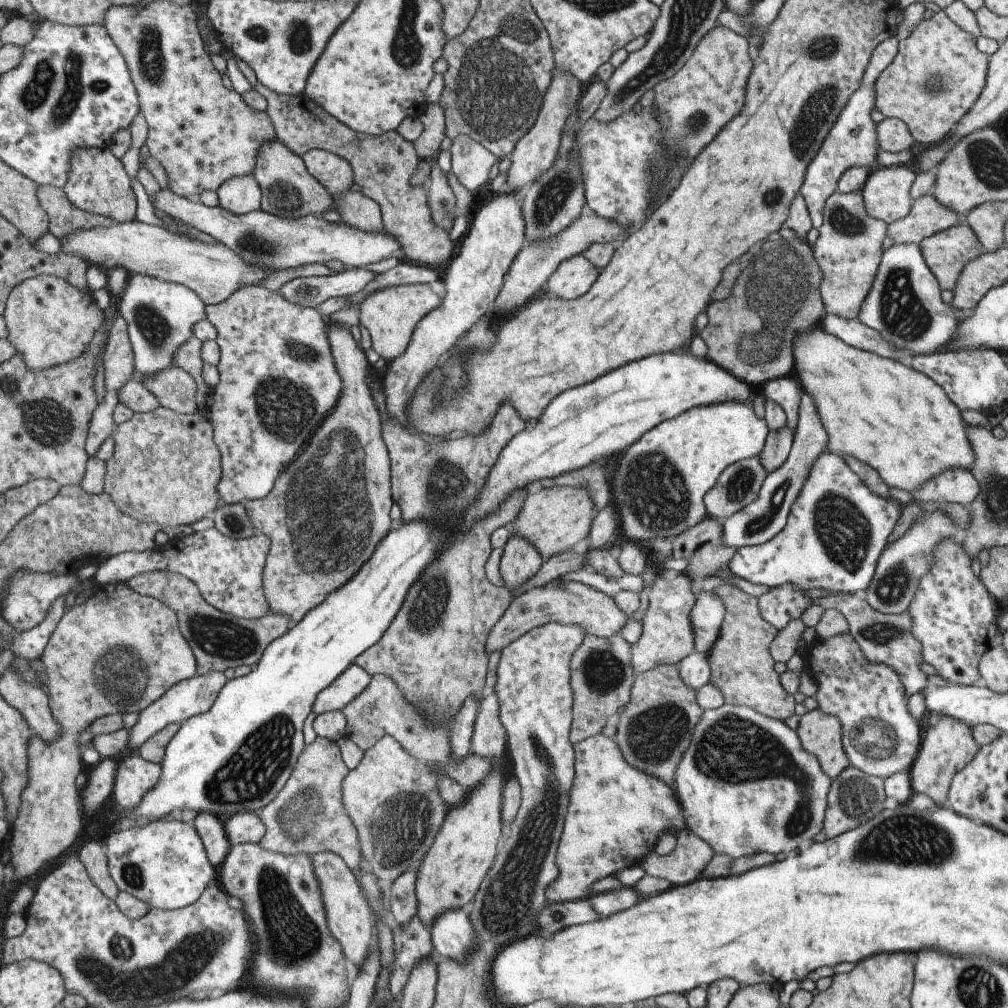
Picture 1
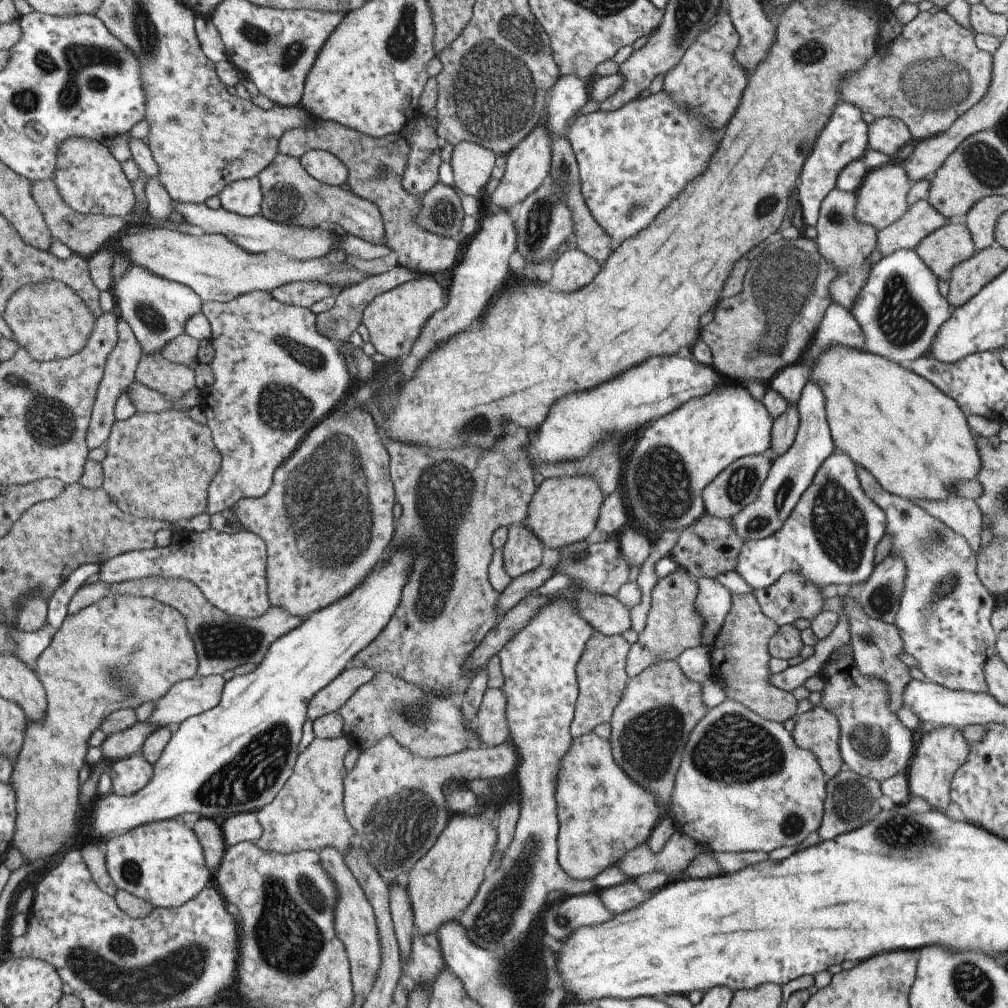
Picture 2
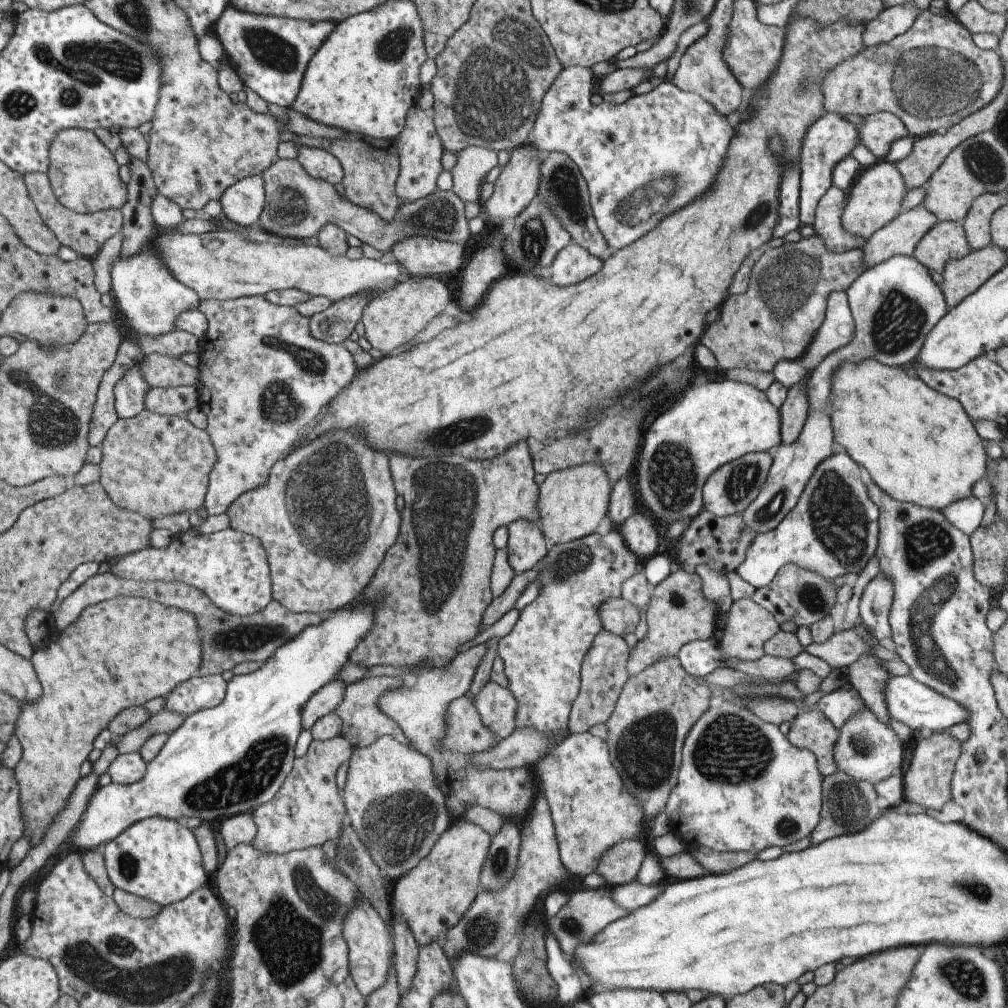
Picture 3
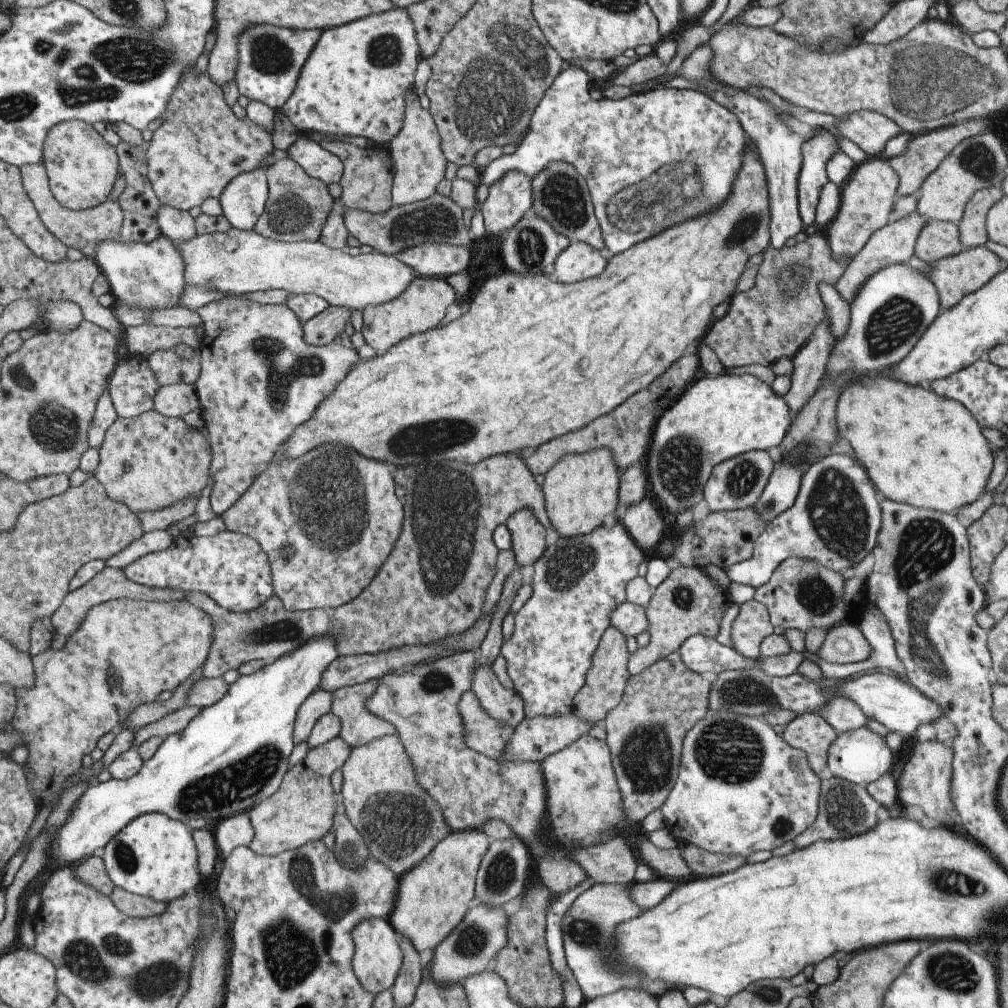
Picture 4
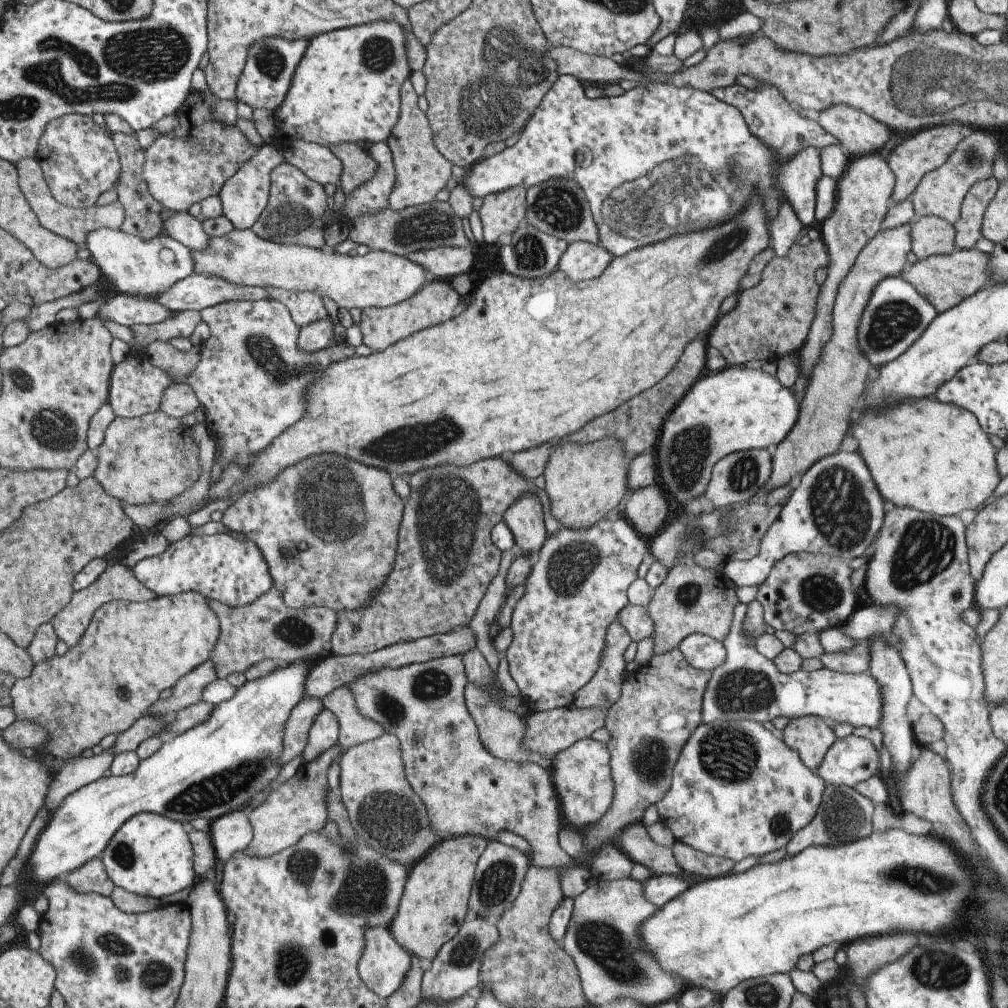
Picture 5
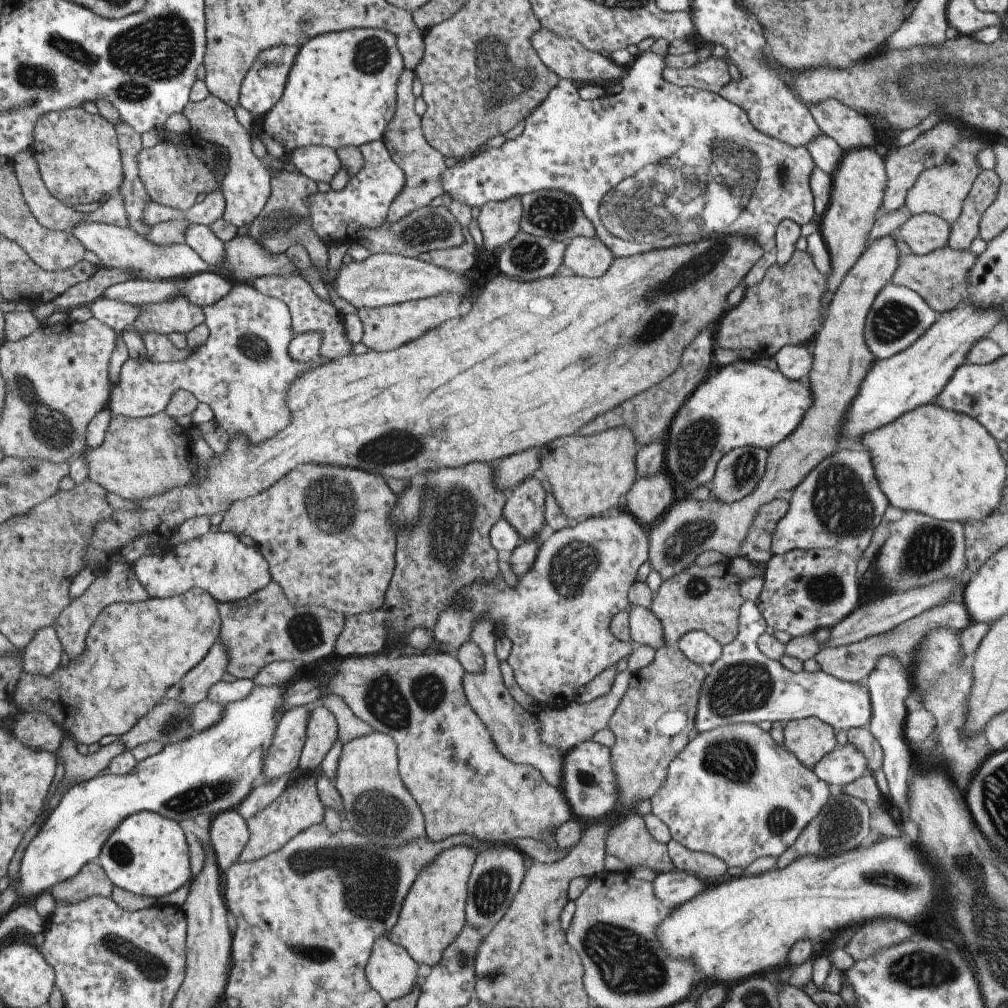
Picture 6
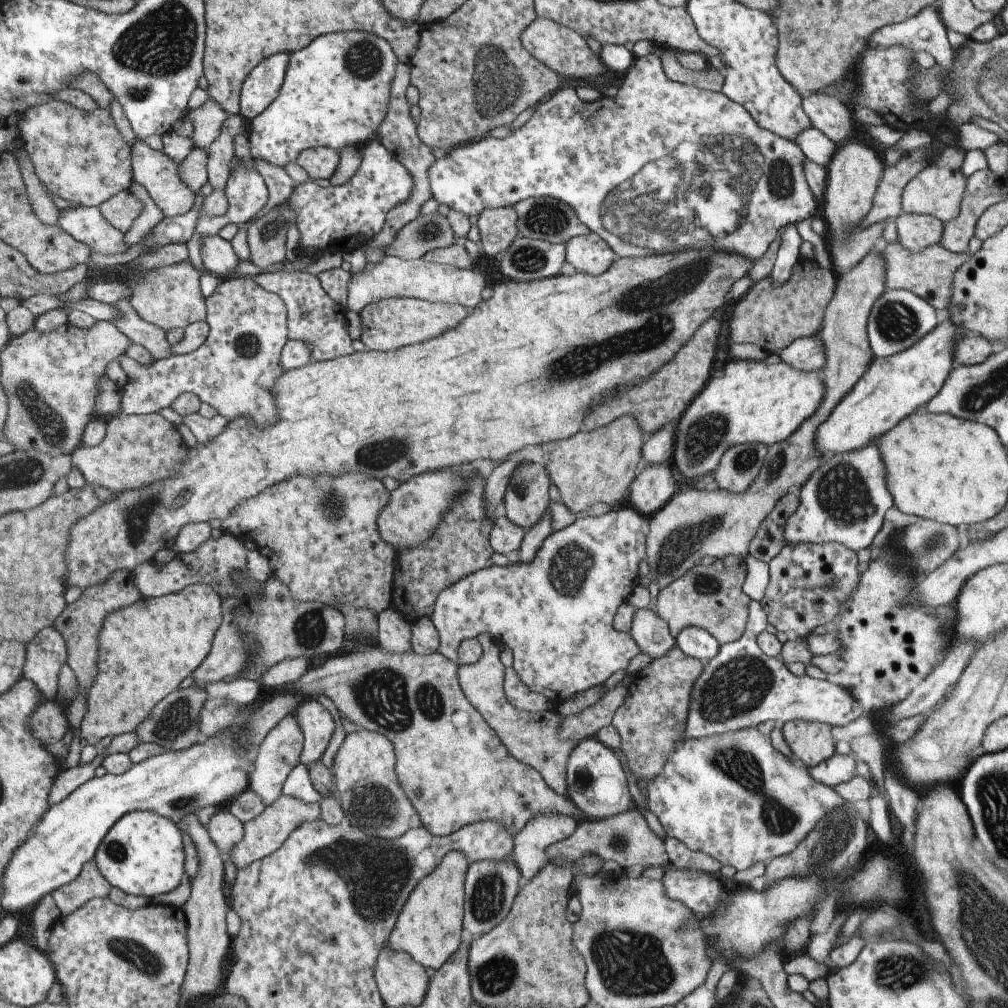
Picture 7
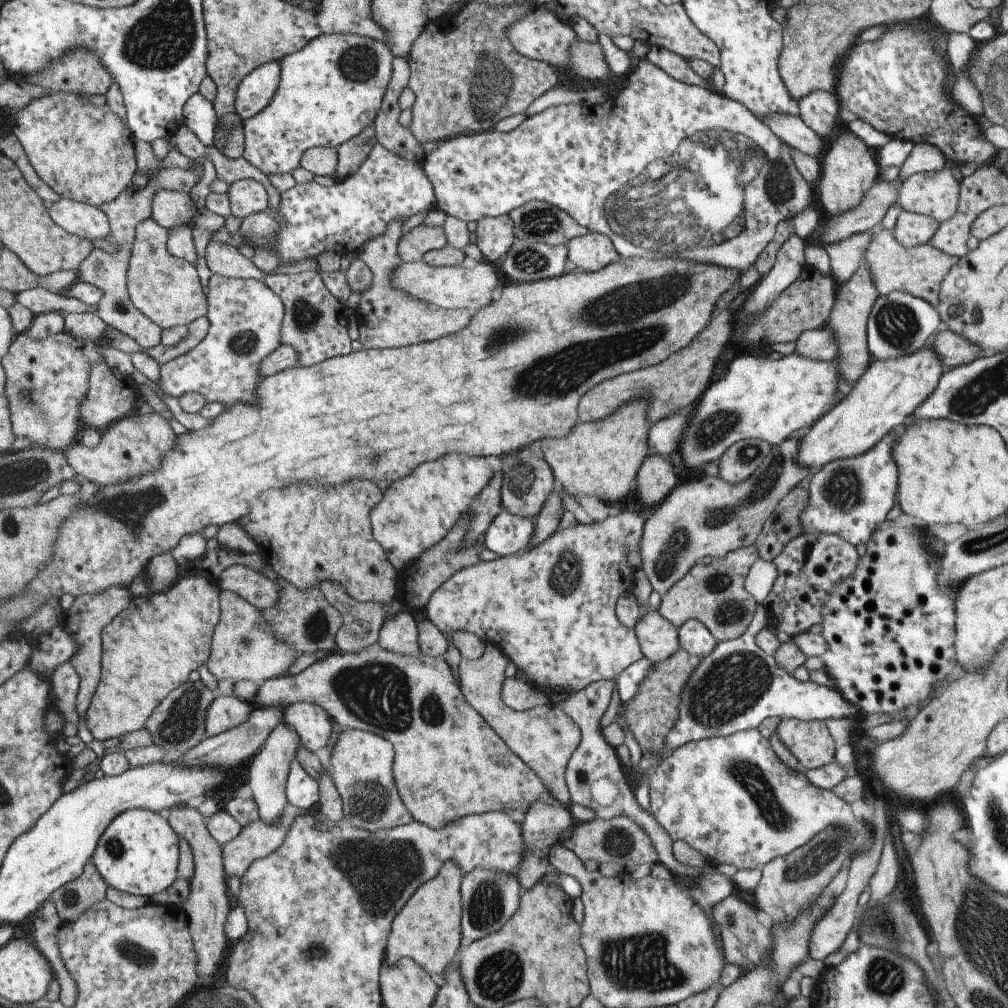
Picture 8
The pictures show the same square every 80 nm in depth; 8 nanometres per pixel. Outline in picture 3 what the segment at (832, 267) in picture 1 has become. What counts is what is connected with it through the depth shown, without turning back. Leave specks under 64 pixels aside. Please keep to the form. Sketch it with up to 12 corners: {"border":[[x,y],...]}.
{"border":[[829,186],[812,228],[829,252],[861,249],[867,240],[839,224],[846,193]]}

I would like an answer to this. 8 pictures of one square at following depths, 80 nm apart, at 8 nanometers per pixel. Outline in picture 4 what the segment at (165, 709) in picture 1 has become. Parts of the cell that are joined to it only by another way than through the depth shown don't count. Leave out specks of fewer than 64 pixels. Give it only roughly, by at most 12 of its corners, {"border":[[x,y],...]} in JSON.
{"border":[[221,678],[195,679],[183,707],[203,707],[218,701],[228,684]]}

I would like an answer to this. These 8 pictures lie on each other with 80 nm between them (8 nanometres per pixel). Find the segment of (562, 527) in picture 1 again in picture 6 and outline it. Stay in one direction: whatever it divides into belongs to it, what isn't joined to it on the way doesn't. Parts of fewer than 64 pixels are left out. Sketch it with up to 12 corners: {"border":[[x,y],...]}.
{"border":[[625,426],[541,449],[569,523],[620,507],[639,444]]}

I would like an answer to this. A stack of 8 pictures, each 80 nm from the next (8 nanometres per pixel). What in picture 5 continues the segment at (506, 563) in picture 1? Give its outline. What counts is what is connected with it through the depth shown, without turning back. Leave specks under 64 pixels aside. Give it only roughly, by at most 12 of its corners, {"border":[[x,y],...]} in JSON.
{"border":[[533,492],[515,498],[502,522],[516,551],[534,556],[546,538]]}

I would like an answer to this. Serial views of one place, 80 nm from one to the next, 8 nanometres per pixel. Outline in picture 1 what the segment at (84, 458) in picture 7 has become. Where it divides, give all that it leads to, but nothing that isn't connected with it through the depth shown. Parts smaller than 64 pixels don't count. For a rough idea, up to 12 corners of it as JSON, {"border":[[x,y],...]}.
{"border":[[206,414],[115,426],[104,493],[128,517],[193,524],[222,503]]}

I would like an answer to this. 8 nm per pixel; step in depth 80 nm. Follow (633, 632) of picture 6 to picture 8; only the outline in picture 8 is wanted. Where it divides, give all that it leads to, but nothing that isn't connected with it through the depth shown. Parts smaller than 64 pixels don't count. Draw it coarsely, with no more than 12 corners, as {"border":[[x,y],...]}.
{"border":[[657,611],[638,618],[641,655],[663,662],[680,649],[677,628]]}

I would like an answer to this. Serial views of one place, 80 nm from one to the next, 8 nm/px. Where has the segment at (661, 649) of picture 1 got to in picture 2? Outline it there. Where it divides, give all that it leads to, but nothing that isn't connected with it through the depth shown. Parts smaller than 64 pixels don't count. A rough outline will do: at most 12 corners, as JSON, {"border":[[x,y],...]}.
{"border":[[680,568],[657,581],[628,679],[701,645],[697,582]]}

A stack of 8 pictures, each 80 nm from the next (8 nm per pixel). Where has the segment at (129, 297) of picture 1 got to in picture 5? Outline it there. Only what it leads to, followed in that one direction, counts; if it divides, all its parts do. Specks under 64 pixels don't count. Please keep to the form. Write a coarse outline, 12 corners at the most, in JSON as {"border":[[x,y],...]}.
{"border":[[85,234],[84,248],[119,295],[157,296],[193,273],[167,236]]}

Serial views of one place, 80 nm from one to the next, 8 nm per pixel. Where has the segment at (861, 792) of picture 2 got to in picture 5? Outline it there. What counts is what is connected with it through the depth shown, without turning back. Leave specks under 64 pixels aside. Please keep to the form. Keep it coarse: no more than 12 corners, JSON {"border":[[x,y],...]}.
{"border":[[825,784],[815,816],[785,846],[835,846],[871,834],[873,804]]}

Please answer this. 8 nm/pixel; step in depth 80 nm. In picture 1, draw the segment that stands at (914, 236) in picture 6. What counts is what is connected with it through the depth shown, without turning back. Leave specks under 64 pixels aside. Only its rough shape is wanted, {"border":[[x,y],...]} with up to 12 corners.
{"border":[[971,228],[941,230],[918,246],[940,290],[982,254]]}

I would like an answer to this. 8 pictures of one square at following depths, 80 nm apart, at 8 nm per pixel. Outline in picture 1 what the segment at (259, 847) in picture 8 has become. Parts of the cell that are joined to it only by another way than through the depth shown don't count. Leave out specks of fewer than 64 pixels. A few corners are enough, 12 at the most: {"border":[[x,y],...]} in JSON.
{"border":[[335,741],[305,745],[257,811],[259,846],[335,853],[354,876],[361,849],[340,789]]}

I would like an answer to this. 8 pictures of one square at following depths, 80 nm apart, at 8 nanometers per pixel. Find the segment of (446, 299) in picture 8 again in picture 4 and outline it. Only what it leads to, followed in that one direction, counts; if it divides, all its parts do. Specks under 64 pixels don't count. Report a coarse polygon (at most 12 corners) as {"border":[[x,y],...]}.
{"border":[[255,231],[171,241],[187,285],[281,289],[355,310],[417,276],[394,255],[350,256]]}

